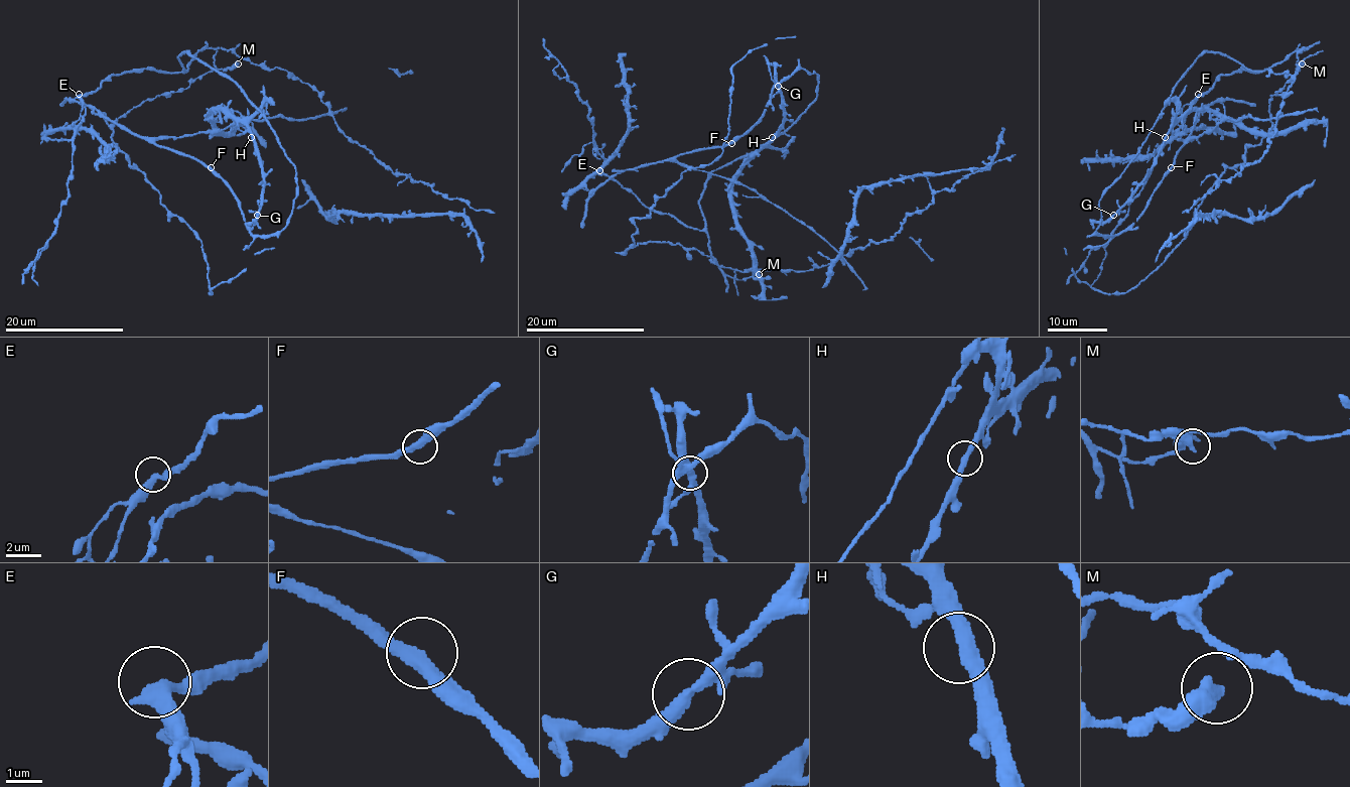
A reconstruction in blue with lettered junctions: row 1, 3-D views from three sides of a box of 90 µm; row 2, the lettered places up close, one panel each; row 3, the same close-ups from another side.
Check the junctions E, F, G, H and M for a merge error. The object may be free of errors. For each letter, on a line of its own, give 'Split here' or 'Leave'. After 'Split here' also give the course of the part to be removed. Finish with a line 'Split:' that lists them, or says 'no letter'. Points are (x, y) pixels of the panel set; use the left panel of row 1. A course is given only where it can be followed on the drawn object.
E: Leave
F: Leave
G: Leave
H: Leave
M: Leave
Split: no letter

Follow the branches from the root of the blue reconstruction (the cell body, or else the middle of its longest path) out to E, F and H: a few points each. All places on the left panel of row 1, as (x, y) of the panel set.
E: (182, 52), (178, 57), (184, 68), (181, 72), (125, 71), (108, 77), (94, 92), (79, 94)
F: (182, 52), (223, 72), (270, 127), (295, 170), (288, 224), (254, 236), (232, 189), (211, 167)
H: (182, 52), (188, 52), (223, 72), (241, 90), (250, 103), (247, 114), (251, 137)

